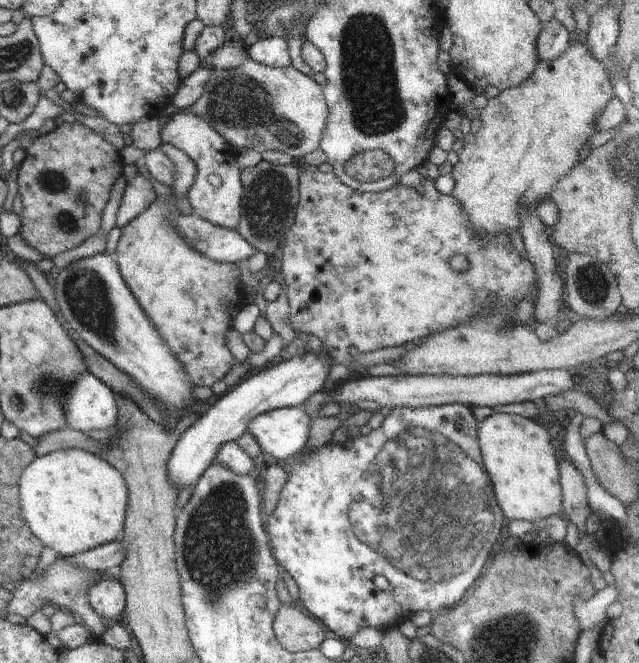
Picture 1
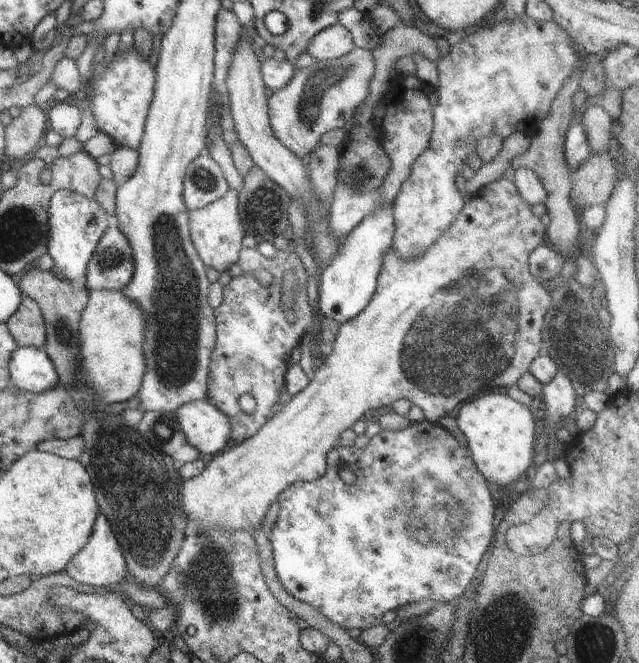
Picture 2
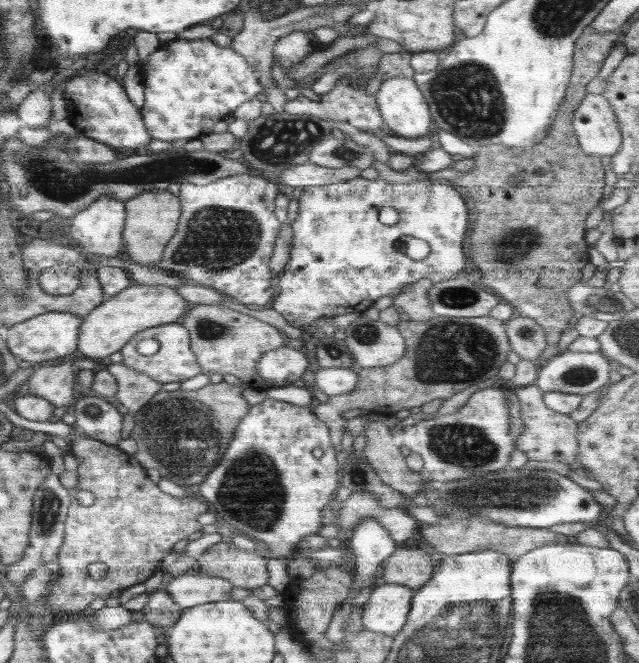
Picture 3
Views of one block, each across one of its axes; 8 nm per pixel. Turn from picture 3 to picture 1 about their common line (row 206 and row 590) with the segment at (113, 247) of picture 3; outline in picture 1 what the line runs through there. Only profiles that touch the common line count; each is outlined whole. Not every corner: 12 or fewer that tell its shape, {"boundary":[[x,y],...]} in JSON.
{"boundary":[[102,578],[88,588],[88,602],[106,624],[126,608],[120,581]]}

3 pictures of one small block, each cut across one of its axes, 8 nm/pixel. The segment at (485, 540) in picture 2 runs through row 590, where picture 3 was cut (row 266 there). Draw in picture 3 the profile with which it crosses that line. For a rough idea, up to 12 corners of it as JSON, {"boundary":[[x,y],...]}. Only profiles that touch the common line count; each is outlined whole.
{"boundary":[[444,181],[301,189],[273,308],[309,329],[464,273]]}

